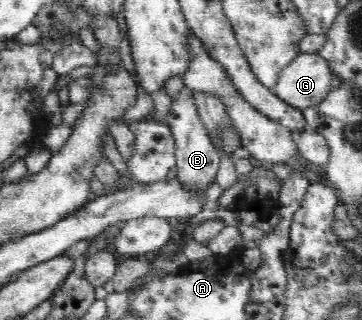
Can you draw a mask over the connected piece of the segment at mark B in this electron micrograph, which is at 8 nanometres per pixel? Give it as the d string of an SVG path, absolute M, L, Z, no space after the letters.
M185 86L171 102L170 113L165 118L175 140L175 159L177 160L177 178L181 182L189 183L189 186L208 186L214 182L218 165L220 164L219 152L212 144L208 129L198 114L197 103L195 102L194 90Z

